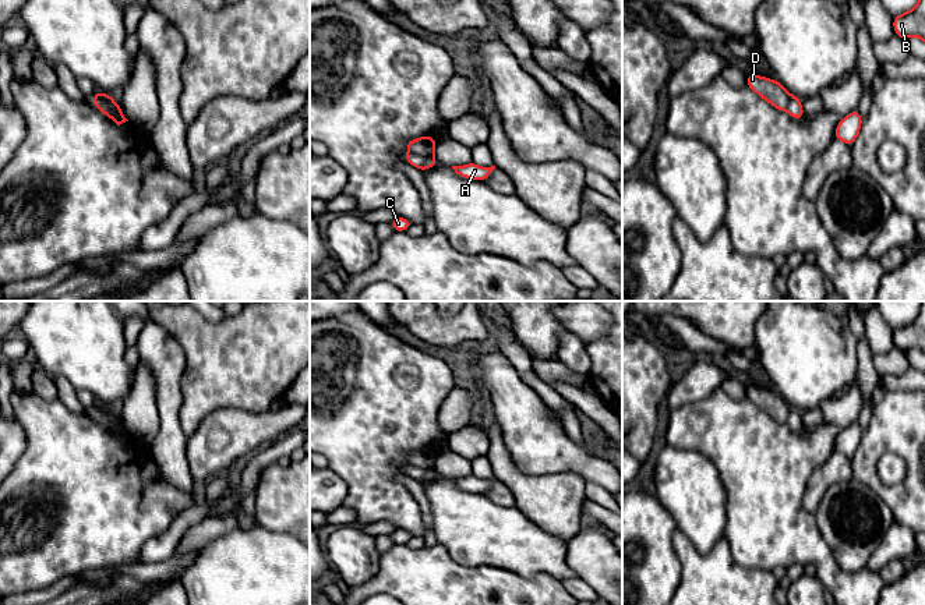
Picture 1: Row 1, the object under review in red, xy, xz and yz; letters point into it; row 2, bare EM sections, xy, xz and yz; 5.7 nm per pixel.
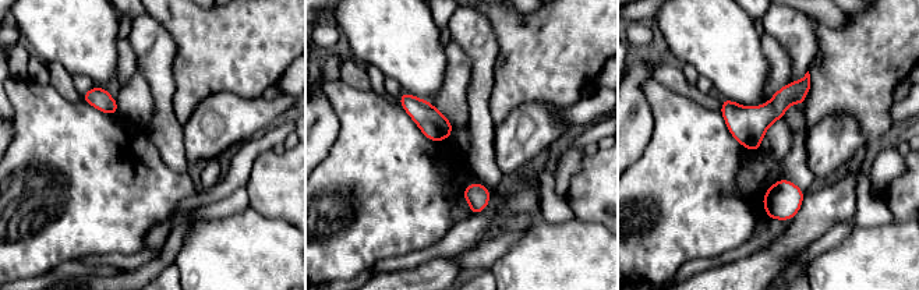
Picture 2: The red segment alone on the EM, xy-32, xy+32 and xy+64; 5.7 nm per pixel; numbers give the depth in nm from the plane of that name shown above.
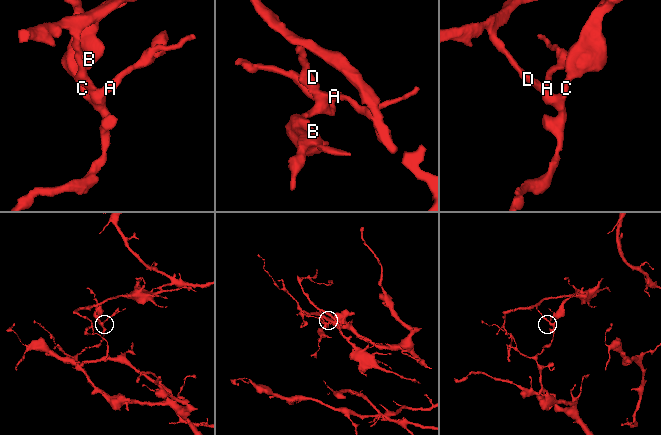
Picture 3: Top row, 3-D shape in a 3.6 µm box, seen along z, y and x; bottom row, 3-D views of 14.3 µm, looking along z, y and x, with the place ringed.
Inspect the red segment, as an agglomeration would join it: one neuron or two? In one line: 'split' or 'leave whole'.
split

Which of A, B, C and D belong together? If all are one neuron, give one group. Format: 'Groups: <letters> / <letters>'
Groups: A B C / D

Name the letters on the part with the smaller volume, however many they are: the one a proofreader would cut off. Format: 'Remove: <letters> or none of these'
Remove: D

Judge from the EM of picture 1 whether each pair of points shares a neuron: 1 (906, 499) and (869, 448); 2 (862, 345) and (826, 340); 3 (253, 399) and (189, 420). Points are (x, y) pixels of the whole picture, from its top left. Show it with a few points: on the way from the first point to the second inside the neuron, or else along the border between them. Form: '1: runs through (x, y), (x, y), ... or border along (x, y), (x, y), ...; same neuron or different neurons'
1: runs through (889, 494), (869, 477), (869, 464); same neuron
2: border along (857, 342), (857, 374), (854, 377); different neurons
3: runs through (237, 397), (211, 397), (204, 404); same neuron

